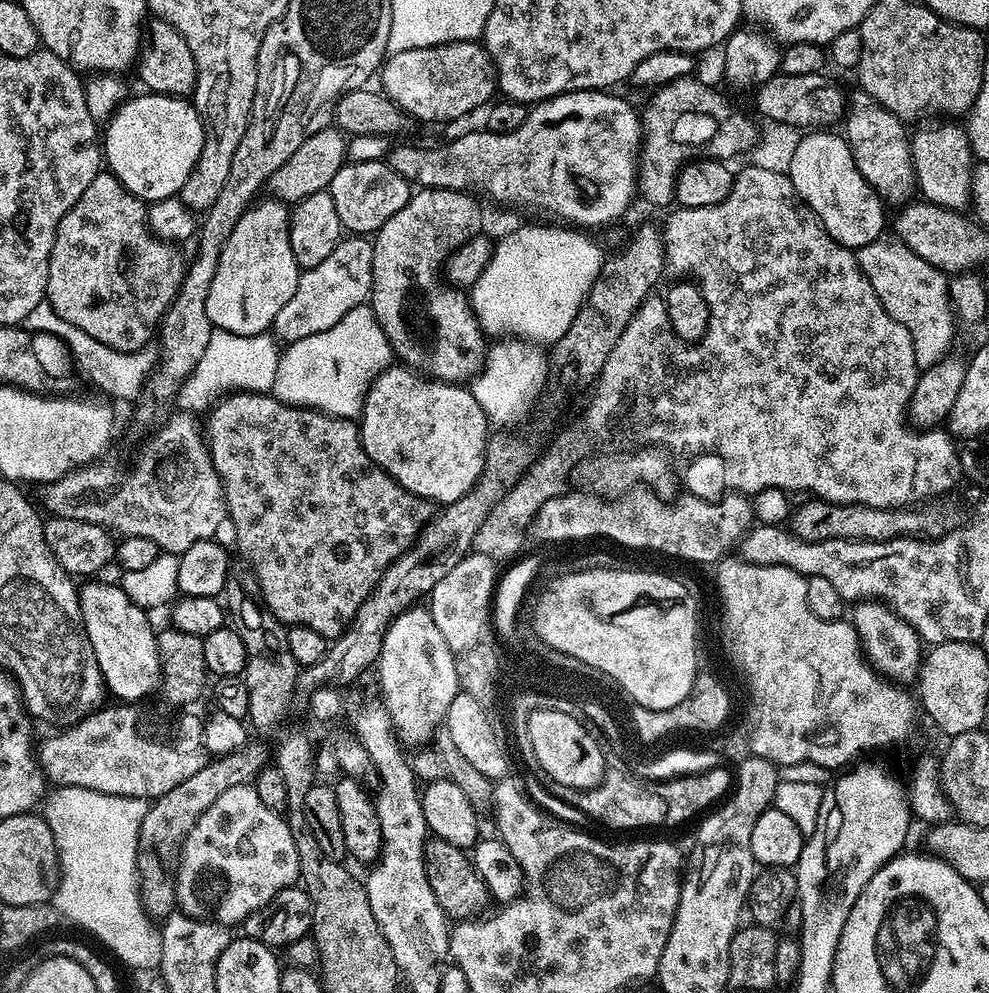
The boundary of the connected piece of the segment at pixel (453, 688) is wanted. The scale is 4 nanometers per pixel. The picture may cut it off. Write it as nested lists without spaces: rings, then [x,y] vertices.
[[[411,606],[393,618],[378,661],[380,688],[384,691],[382,707],[390,714],[396,739],[404,746],[427,745],[427,740],[437,735],[436,727],[447,721],[450,702],[461,691],[457,657],[435,626],[429,609],[420,607]]]

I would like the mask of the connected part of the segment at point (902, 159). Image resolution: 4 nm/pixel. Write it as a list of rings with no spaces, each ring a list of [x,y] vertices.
[[[856,90],[853,96],[851,93],[846,104],[846,119],[842,124],[842,132],[854,154],[854,162],[862,178],[866,178],[869,186],[888,206],[907,205],[918,192],[916,171],[912,165],[910,132],[904,128],[907,128],[905,121],[890,114],[890,110],[886,110],[877,100],[870,98],[870,94],[863,90]]]

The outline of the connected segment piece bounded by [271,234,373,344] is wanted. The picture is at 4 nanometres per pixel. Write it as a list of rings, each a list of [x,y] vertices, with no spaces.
[[[352,234],[341,239],[327,258],[312,268],[303,269],[300,273],[298,286],[290,300],[278,310],[275,320],[272,322],[271,331],[273,335],[284,344],[300,341],[308,335],[320,333],[336,325],[338,321],[352,308],[365,303],[371,294],[371,256],[372,243],[367,235]]]

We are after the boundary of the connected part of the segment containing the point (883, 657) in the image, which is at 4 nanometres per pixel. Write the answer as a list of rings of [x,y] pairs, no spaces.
[[[860,602],[851,609],[850,622],[860,635],[862,651],[869,664],[883,679],[897,685],[915,685],[922,663],[922,641],[919,633],[891,606],[884,602]]]

